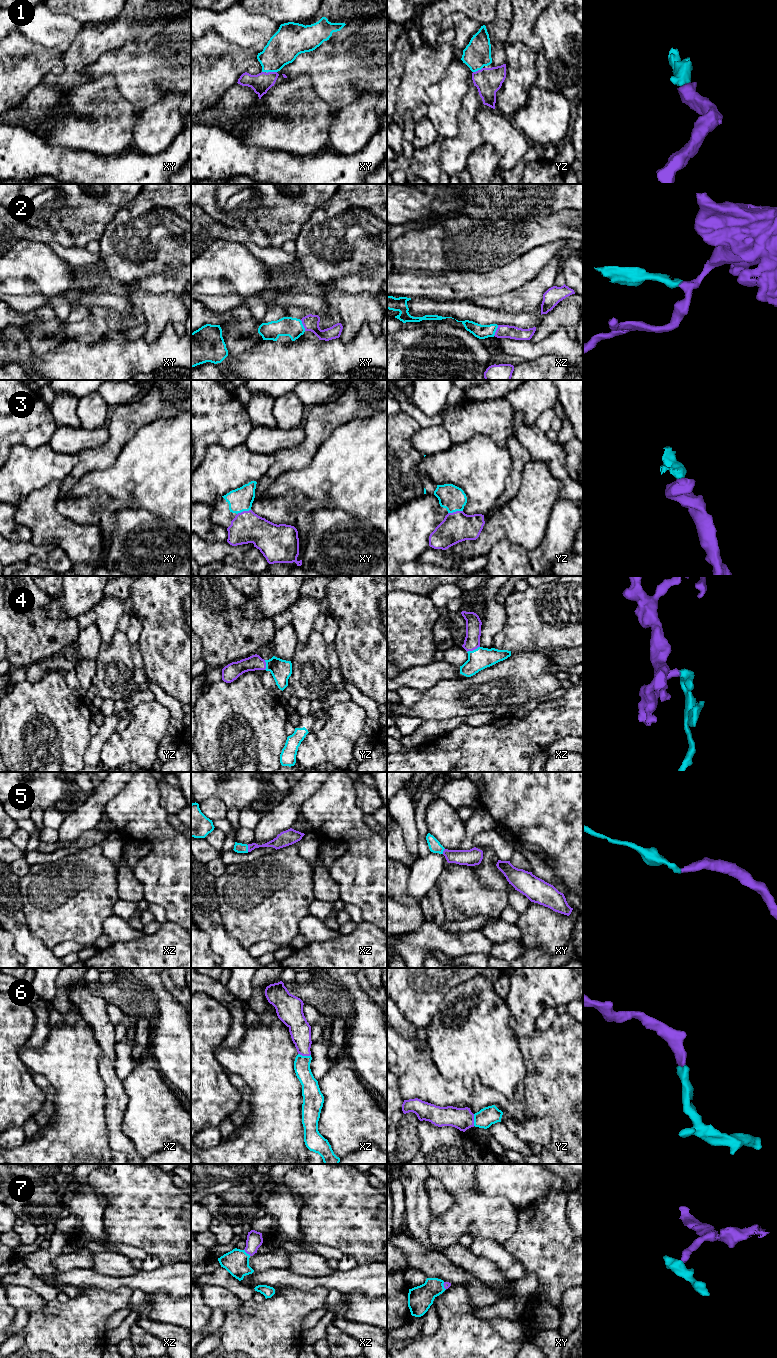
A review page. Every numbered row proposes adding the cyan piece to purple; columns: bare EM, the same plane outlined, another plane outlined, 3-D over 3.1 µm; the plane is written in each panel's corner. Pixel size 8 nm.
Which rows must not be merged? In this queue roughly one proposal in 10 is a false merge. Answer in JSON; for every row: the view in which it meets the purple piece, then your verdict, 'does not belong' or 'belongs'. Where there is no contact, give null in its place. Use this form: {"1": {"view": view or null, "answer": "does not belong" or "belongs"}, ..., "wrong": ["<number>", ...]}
{"1": {"view": "xy", "answer": "belongs"}, "2": {"view": "xy", "answer": "does not belong"}, "3": {"view": "yz", "answer": "belongs"}, "4": {"view": "xz", "answer": "belongs"}, "5": {"view": "xz", "answer": "belongs"}, "6": {"view": "xz", "answer": "belongs"}, "7": {"view": "xz", "answer": "belongs"}, "wrong": ["2"]}

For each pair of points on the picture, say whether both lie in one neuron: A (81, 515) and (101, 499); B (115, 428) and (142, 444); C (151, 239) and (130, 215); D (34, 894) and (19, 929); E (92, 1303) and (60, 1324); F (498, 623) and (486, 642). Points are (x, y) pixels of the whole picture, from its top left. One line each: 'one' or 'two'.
A: one
B: two
C: one
D: two
E: one
F: one

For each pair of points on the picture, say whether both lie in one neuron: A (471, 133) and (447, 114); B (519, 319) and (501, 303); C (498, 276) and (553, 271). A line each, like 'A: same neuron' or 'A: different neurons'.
A: different neurons
B: different neurons
C: different neurons

